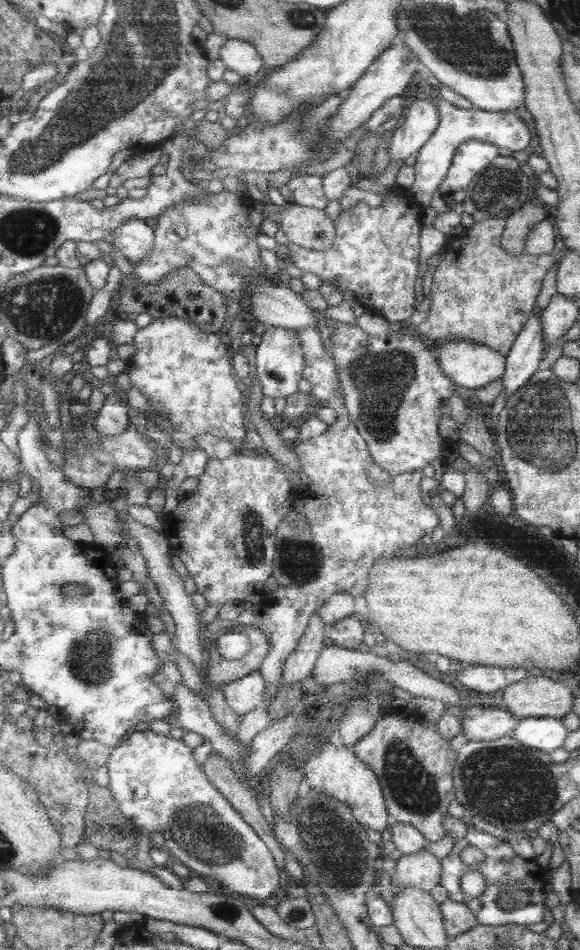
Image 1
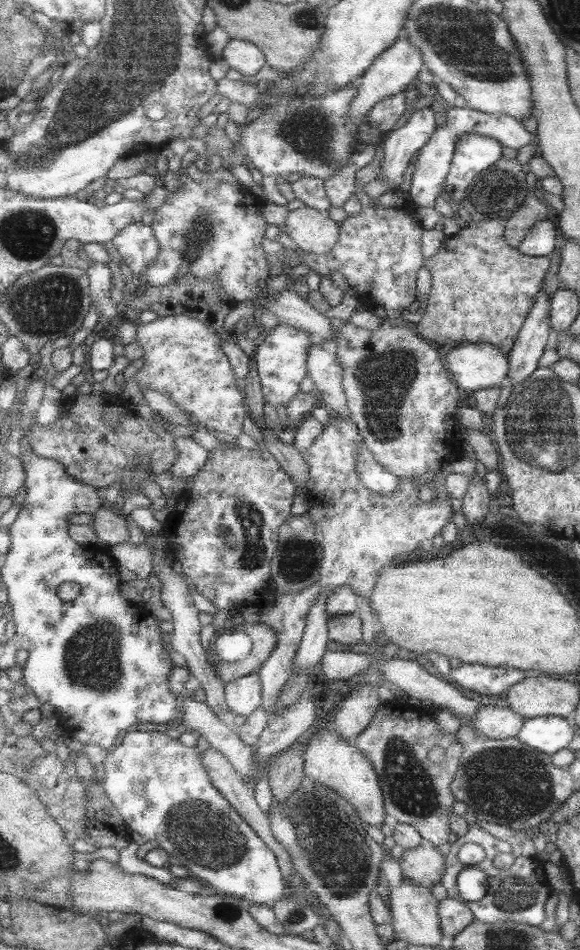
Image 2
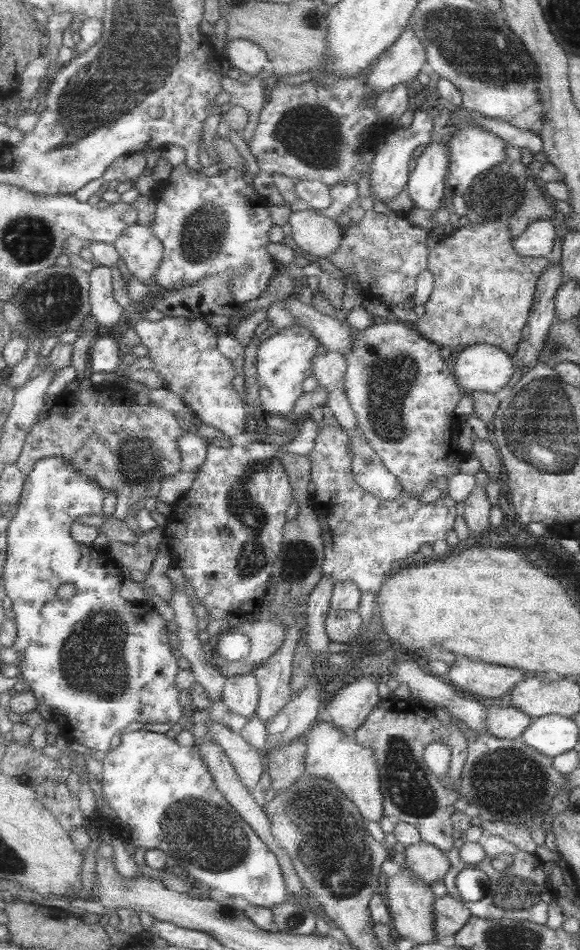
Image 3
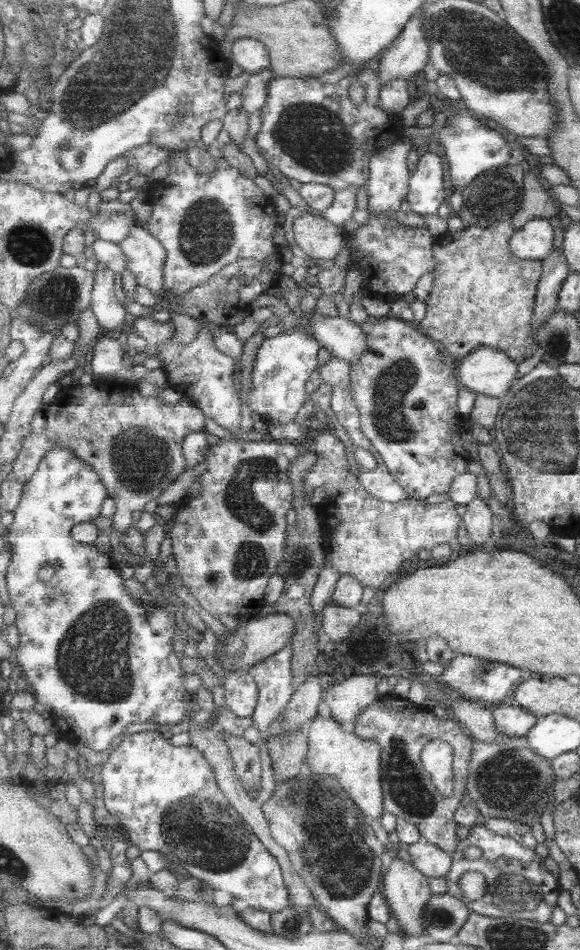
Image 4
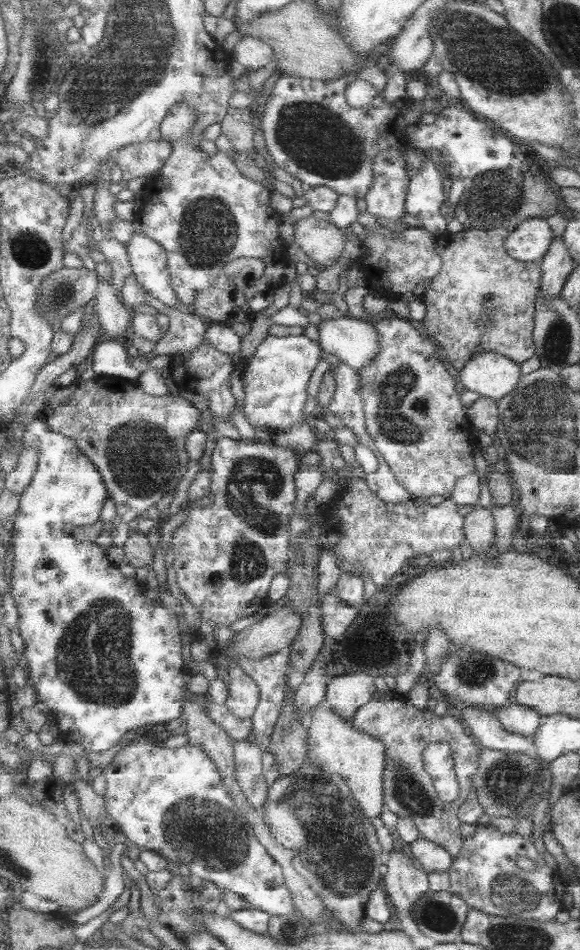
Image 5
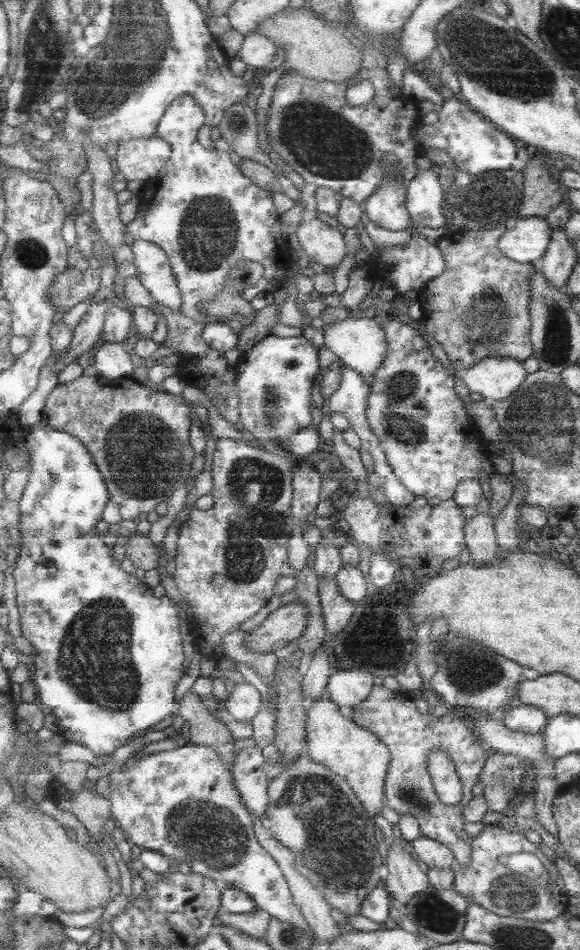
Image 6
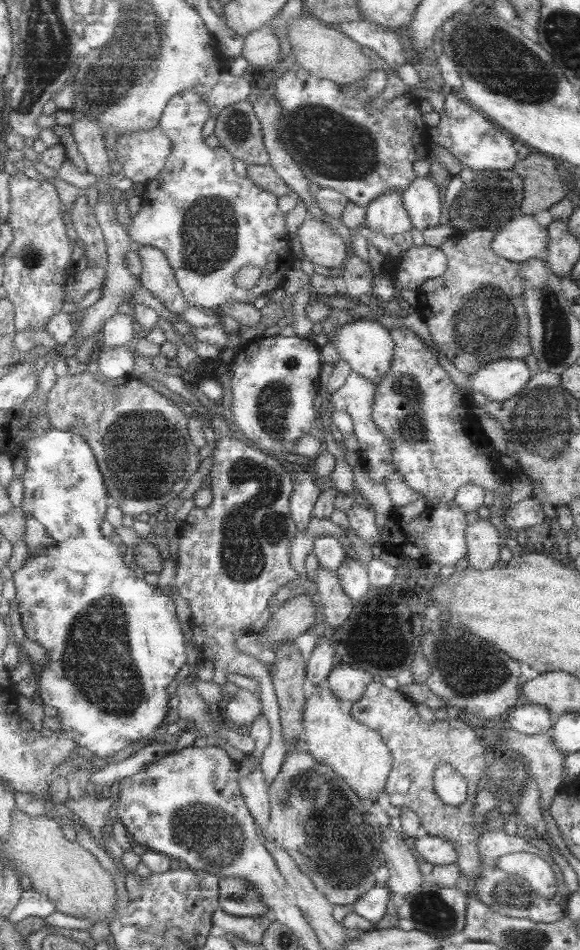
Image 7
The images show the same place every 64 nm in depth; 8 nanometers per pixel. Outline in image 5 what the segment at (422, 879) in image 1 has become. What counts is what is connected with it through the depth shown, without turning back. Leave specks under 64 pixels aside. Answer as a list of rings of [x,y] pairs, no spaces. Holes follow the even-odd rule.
[[[421,838],[410,844],[412,856],[428,871],[448,872],[452,867],[454,856],[442,846],[431,840]]]

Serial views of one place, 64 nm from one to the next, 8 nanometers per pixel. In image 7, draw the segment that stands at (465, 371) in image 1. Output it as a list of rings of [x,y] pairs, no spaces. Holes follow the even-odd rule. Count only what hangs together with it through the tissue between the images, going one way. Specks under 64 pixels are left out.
[[[523,359],[489,361],[467,376],[469,392],[479,392],[487,401],[504,402],[523,390],[532,373]]]

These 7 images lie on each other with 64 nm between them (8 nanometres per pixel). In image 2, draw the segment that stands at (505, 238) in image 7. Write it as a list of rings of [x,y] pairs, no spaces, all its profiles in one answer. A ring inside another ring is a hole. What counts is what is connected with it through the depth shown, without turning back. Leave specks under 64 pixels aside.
[[[545,218],[534,225],[525,233],[517,250],[529,257],[549,257],[555,242],[555,223],[552,219]]]

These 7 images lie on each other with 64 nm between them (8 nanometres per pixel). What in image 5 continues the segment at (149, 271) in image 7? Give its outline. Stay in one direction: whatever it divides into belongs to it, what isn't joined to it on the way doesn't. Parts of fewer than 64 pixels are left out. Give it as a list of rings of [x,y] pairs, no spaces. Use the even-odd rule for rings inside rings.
[[[134,233],[126,244],[133,275],[141,287],[163,305],[178,307],[177,291],[171,284],[168,254],[165,248],[145,233]]]

